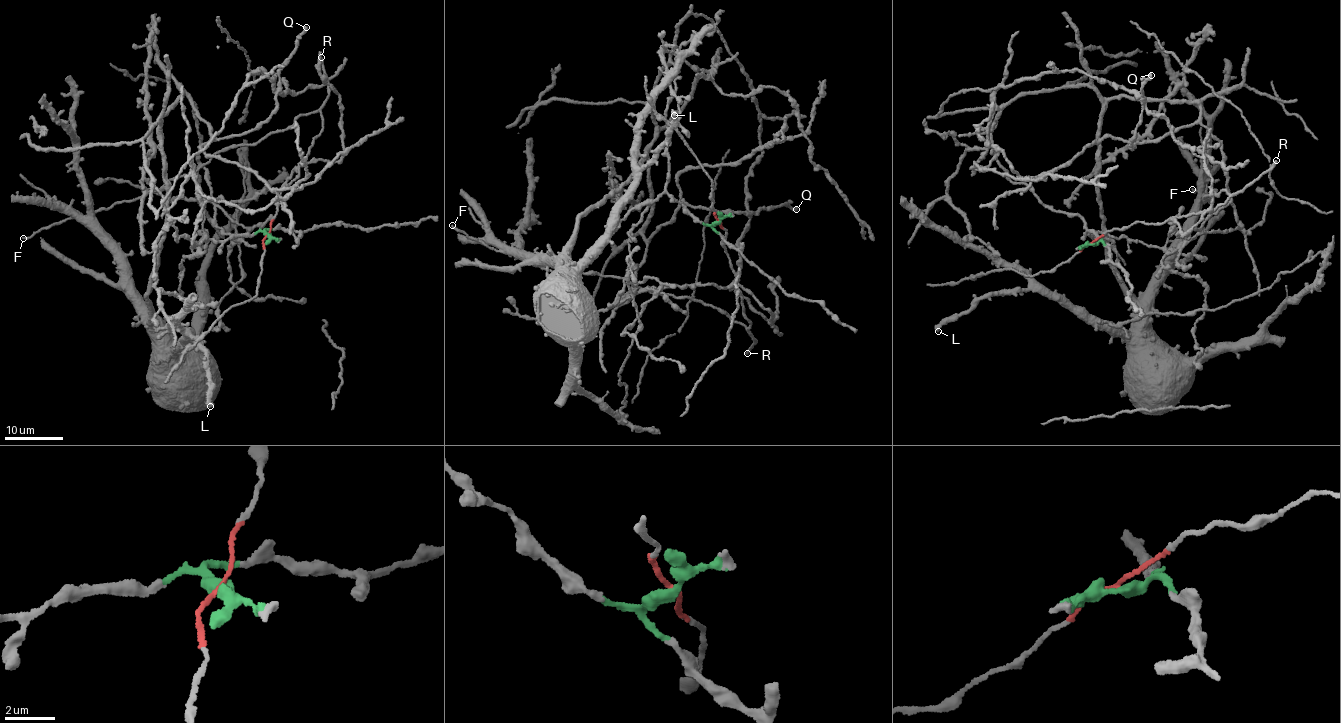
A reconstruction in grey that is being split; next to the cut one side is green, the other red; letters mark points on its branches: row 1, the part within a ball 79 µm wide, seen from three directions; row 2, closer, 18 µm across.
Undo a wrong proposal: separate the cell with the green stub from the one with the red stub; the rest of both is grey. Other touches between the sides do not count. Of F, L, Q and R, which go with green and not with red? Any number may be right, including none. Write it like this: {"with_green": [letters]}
{"with_green": ["L", "Q"]}

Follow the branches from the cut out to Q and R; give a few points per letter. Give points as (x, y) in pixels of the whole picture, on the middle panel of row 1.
Q: (718, 221), (697, 221), (665, 188), (671, 62), (648, 102), (655, 129), (643, 237), (682, 204), (797, 210)
R: (718, 220), (725, 231), (724, 246), (744, 317), (751, 327), (747, 329), (755, 343), (747, 353)

